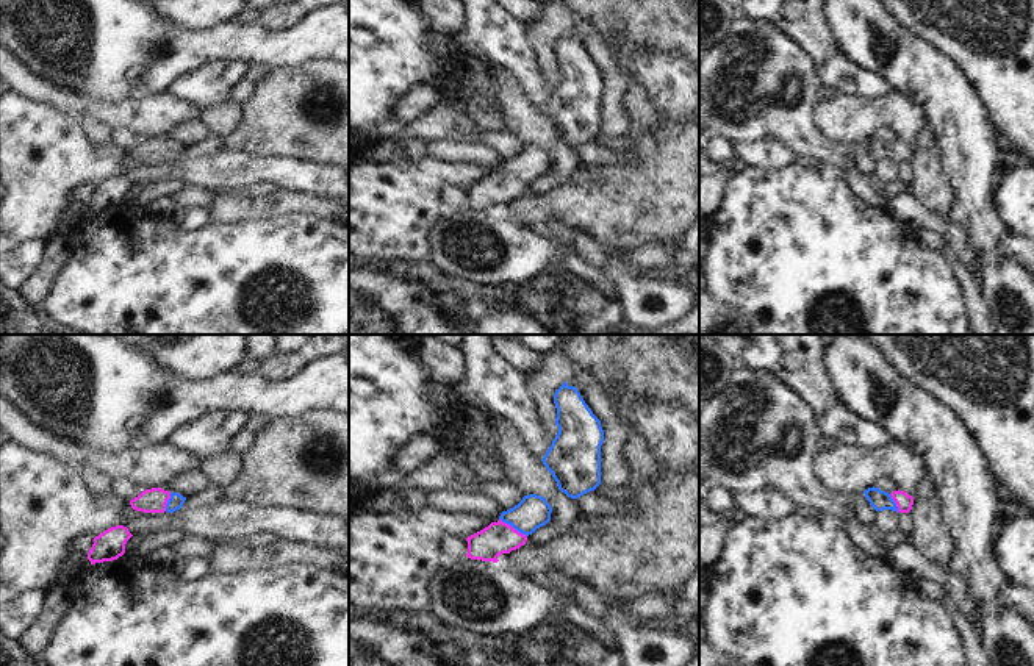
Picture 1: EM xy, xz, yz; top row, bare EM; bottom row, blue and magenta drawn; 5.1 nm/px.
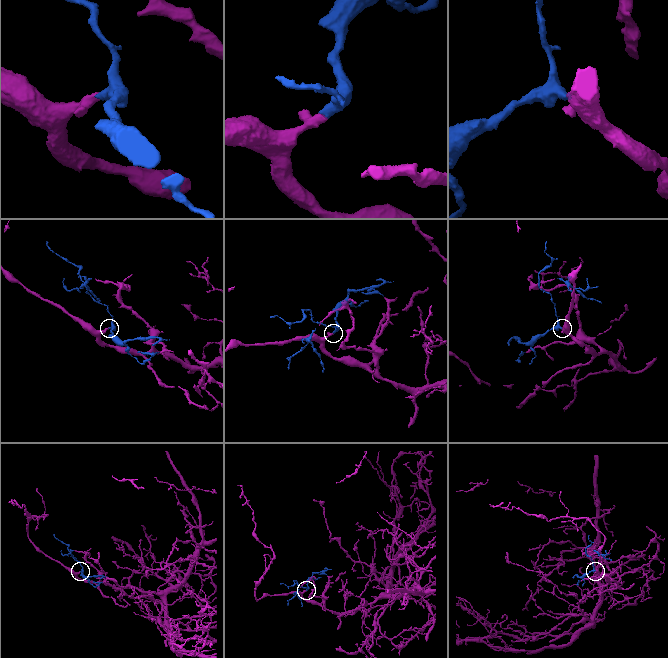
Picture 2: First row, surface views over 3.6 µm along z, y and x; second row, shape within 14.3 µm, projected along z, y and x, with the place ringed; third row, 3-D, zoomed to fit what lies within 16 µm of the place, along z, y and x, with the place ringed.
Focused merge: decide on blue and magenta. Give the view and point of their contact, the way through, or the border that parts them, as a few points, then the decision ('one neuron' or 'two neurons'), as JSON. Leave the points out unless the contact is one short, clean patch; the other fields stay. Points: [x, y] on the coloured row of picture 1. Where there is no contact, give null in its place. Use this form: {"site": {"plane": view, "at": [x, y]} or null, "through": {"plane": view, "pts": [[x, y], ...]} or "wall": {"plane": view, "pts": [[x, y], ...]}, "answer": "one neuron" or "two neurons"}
{"site": {"plane": "xz", "at": [513, 527]}, "through": {"plane": "xz", "pts": [[534, 512], [513, 527], [498, 538]]}, "answer": "one neuron"}

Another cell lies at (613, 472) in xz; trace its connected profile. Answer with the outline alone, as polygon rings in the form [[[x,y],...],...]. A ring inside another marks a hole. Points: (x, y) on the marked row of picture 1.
[[[576,369],[573,378],[582,399],[601,421],[604,430],[604,442],[601,446],[601,485],[605,488],[627,488],[632,483],[632,477],[623,455],[626,427],[618,417],[610,396],[588,372]]]

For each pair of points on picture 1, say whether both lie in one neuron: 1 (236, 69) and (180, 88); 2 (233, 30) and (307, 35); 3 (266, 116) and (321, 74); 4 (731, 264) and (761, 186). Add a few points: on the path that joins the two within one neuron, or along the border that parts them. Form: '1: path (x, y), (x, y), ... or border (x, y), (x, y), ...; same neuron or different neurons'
1: path (222, 78), (213, 78), (204, 86), (194, 86); same neuron
2: path (252, 42), (288, 42); same neuron
3: path (280, 114), (307, 88); same neuron
4: path (743, 246), (761, 225), (761, 205); same neuron

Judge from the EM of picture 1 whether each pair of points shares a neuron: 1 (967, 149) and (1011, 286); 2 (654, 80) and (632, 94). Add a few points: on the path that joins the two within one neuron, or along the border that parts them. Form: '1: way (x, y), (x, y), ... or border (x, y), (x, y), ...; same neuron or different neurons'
1: way (972, 183), (975, 211), (986, 229), (987, 252); same neuron
2: border (624, 69), (632, 74), (653, 107); different neurons

